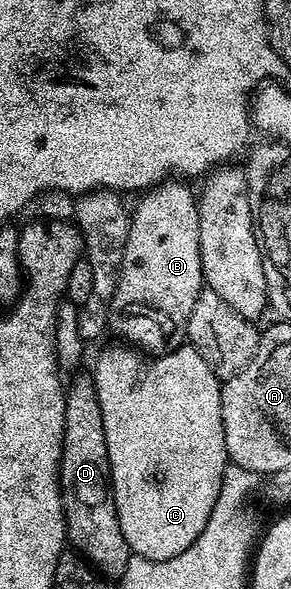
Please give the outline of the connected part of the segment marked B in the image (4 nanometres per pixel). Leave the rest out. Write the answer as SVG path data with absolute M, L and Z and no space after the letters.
M183 180L158 182L142 195L143 198L130 211L128 239L125 240L124 255L121 256L119 279L116 292L107 311L110 333L120 334L131 342L136 342L151 356L168 354L184 345L187 337L189 312L197 296L205 289L201 268L201 248L199 247L199 204L196 191L190 190Z

